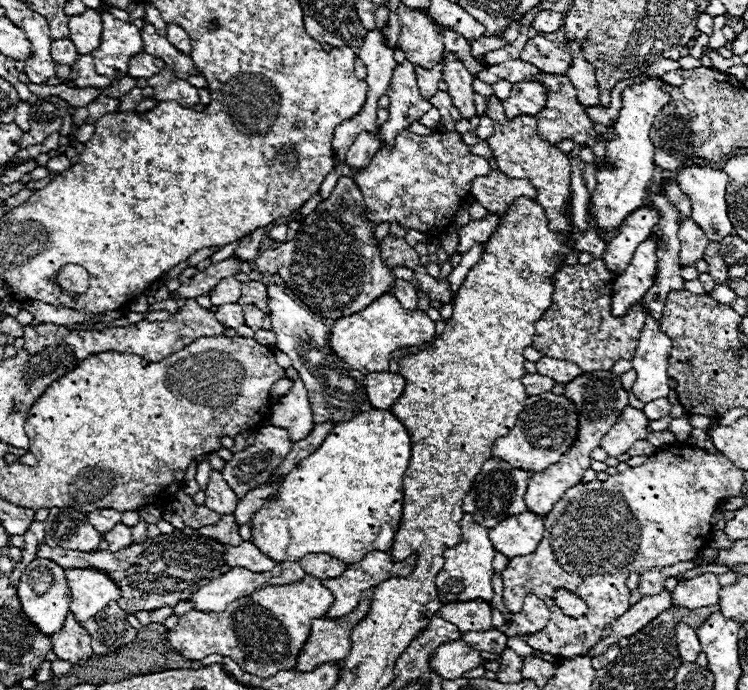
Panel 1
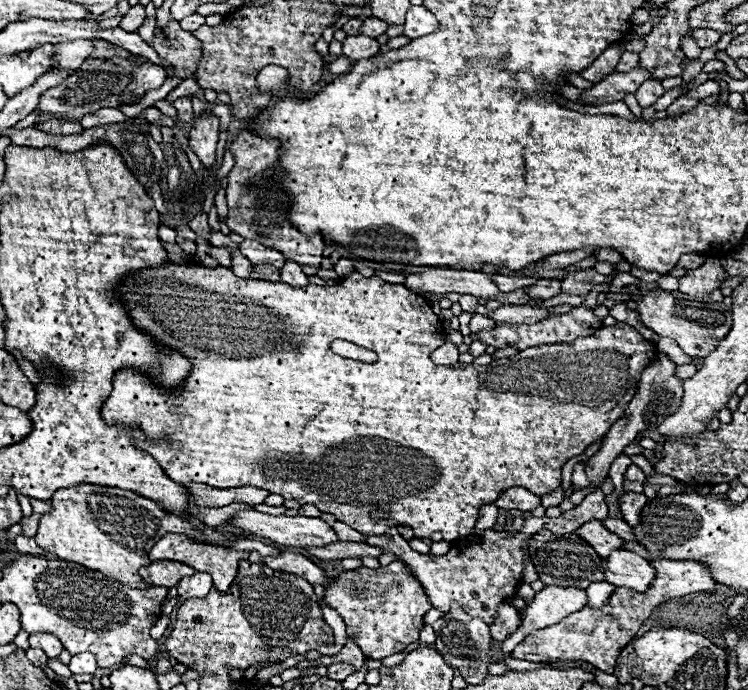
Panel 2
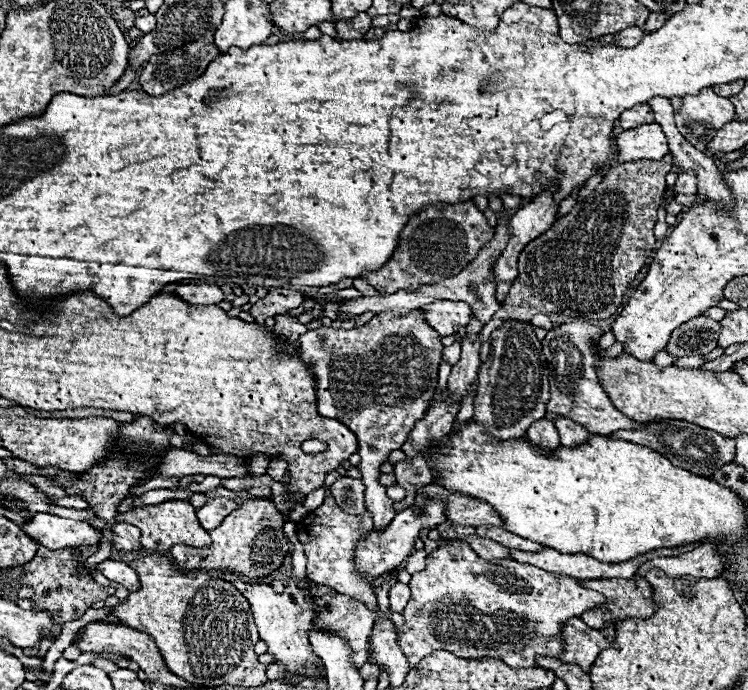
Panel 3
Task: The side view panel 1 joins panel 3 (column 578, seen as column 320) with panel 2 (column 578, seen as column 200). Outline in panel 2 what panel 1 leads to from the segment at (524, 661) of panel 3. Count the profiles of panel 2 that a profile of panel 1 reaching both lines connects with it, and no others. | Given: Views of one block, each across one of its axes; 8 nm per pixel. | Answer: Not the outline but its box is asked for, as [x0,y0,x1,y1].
[512,560,716,674]

